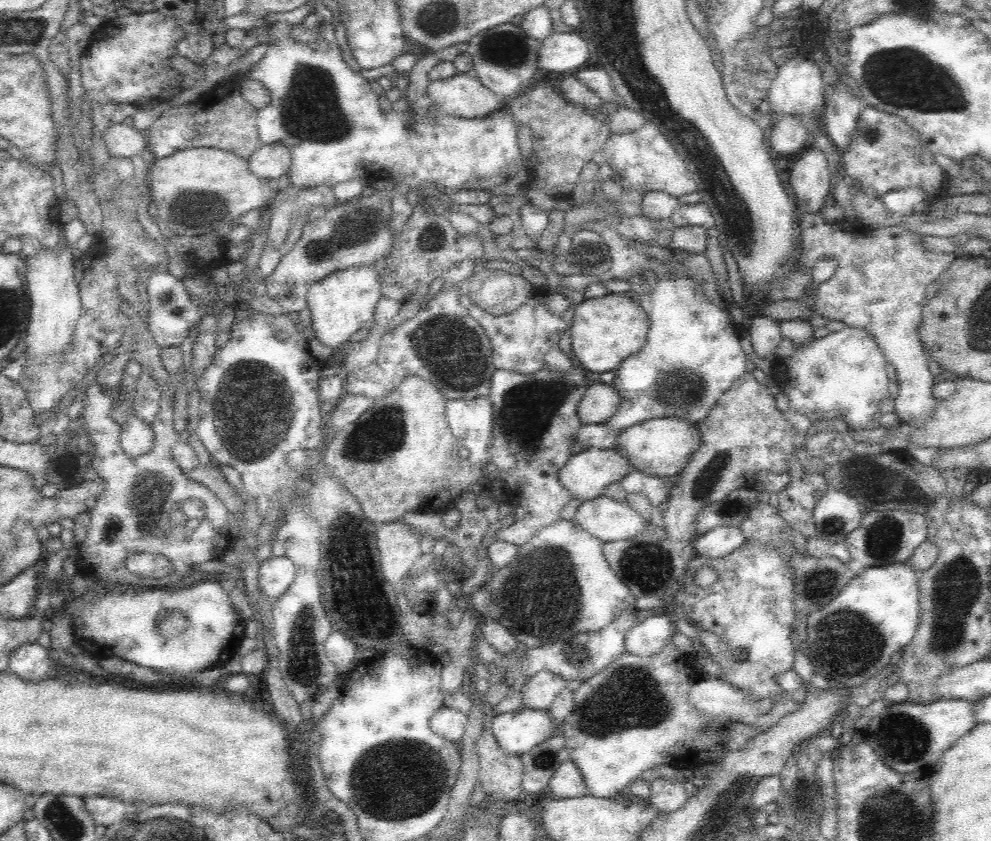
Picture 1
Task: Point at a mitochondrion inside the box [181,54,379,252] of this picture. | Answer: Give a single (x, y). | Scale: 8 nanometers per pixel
(312, 111)

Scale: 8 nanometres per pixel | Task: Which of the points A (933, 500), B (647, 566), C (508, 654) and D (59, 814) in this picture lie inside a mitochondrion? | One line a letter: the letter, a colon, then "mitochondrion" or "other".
A: other
B: mitochondrion
C: other
D: mitochondrion

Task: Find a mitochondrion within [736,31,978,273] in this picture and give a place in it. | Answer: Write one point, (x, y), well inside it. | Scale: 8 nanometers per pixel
(908, 77)

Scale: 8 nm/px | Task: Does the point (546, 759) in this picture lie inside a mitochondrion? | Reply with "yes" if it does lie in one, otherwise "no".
yes

